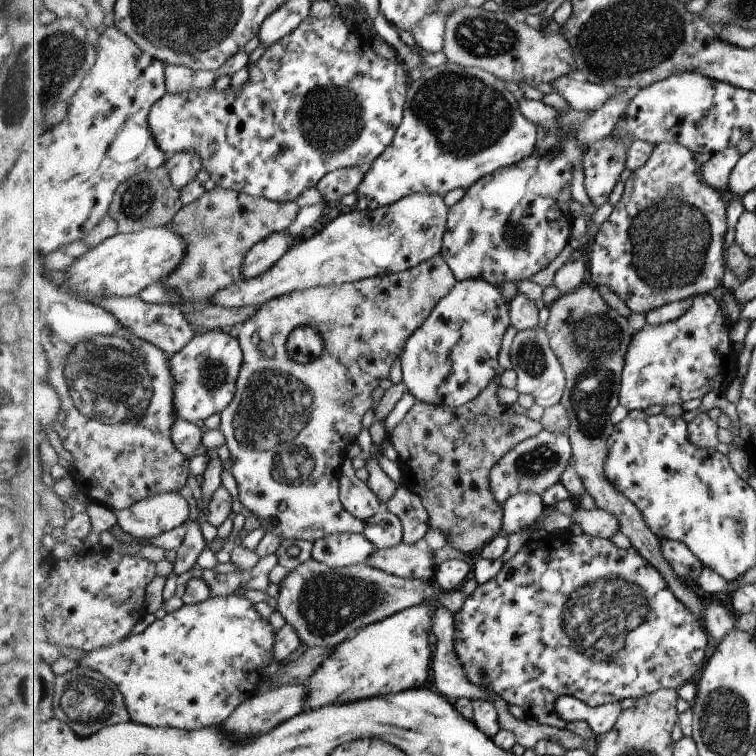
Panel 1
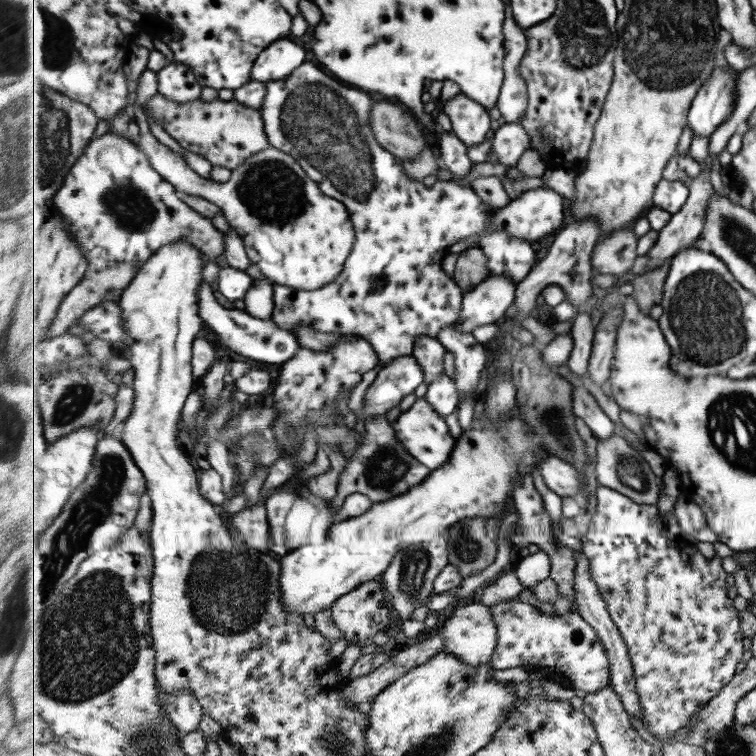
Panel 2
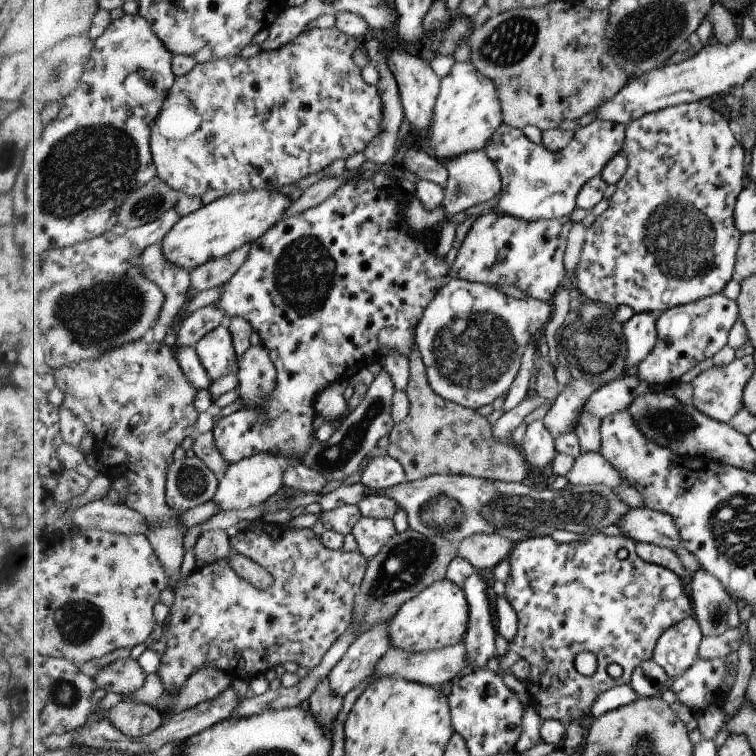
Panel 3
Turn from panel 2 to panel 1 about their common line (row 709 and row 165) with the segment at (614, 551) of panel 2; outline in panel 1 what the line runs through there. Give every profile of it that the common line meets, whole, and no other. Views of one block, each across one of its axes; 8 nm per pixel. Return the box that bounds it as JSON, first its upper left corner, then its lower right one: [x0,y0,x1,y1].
[588,143,729,315]

